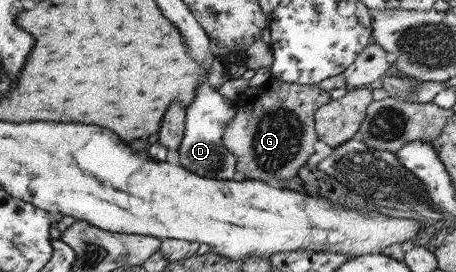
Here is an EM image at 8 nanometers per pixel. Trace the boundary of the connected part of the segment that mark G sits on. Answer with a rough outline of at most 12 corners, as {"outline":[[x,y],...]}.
{"outline":[[316,84],[247,86],[224,127],[235,170],[294,178],[314,153]]}

